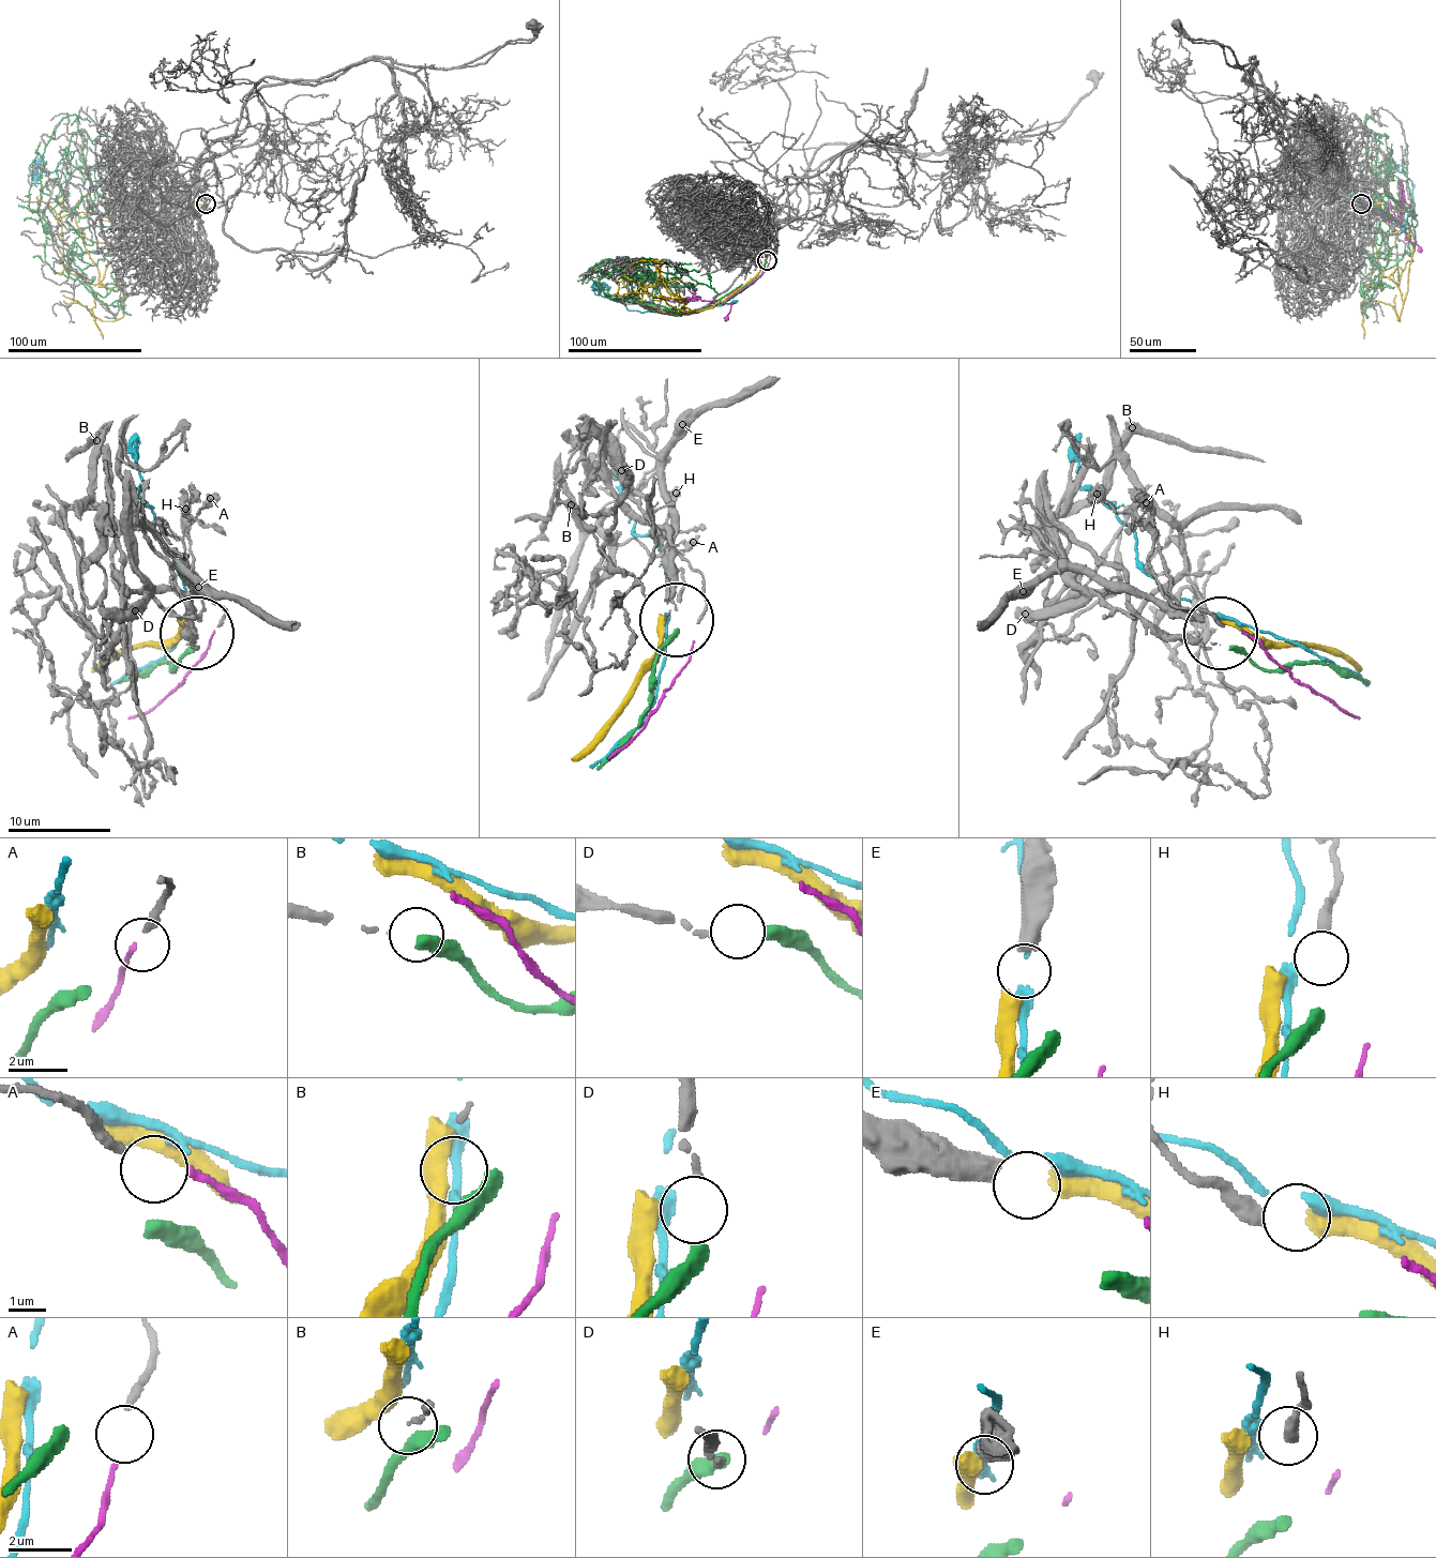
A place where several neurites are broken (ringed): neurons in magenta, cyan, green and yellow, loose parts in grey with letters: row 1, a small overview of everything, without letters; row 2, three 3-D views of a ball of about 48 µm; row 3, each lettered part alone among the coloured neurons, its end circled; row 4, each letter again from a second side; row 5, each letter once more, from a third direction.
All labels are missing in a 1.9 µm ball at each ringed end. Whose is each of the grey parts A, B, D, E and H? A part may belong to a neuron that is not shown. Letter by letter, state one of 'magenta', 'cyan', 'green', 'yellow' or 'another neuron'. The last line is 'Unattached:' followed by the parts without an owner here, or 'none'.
A: magenta
B: another neuron
D: green
E: yellow
H: another neuron
Unattached: B, H

